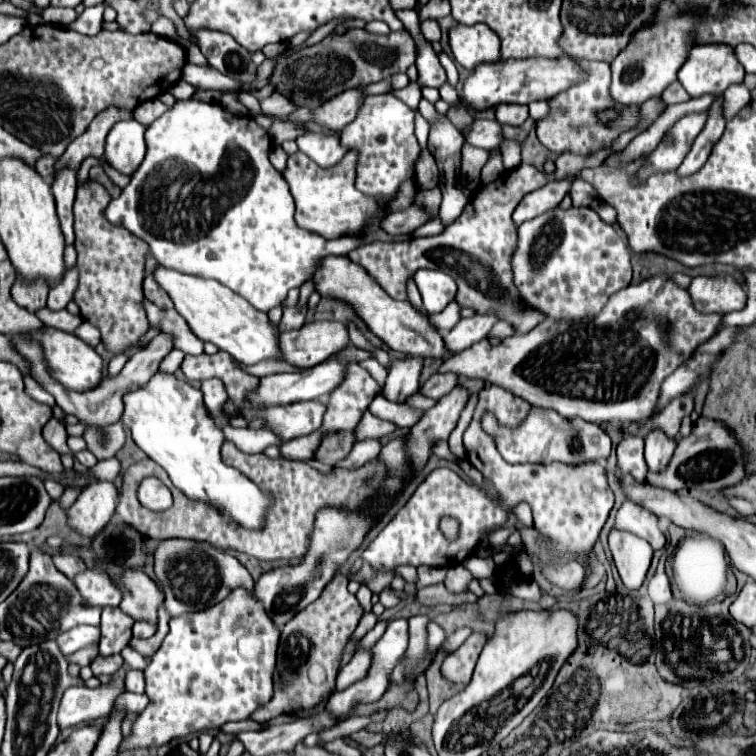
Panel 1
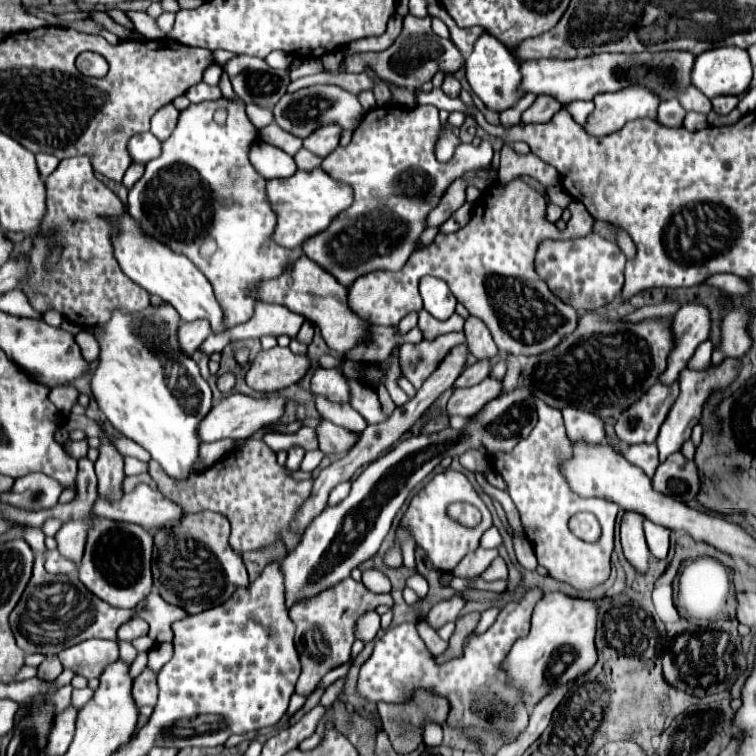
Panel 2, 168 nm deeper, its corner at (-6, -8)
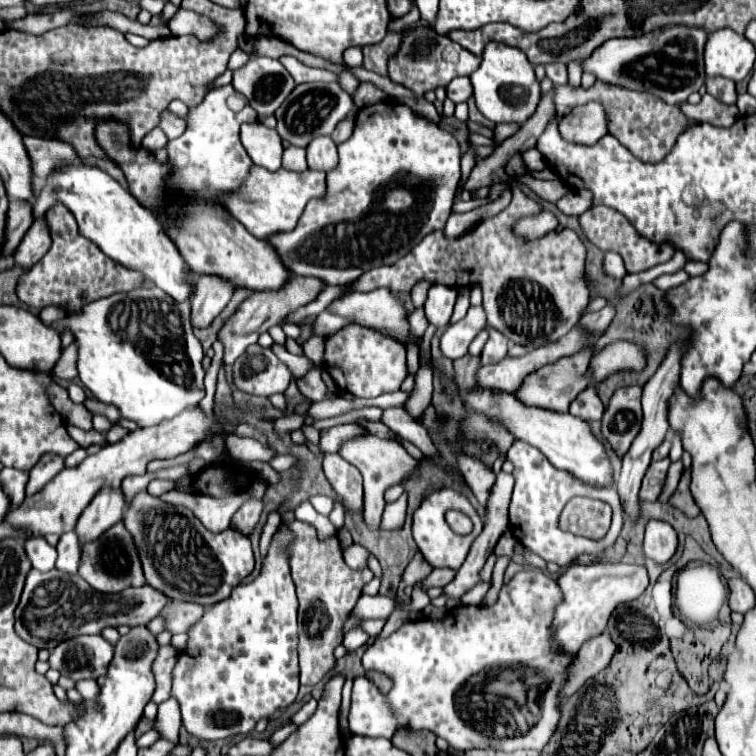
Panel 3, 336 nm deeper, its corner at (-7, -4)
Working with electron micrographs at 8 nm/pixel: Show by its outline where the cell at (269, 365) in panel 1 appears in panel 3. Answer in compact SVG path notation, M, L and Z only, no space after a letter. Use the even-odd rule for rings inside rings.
M471 305L467 315L449 325L441 337L441 351L445 357L451 359L459 359L463 355L467 355L467 347L471 345L471 341L477 337L479 331L483 331L487 325L485 313L483 313L483 305Z

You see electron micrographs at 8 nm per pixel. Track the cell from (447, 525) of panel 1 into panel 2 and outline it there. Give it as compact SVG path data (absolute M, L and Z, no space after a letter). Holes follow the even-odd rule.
M478 549L474 553L468 553L460 563L458 567L454 569L454 575L460 575L460 577L478 577L482 575L490 563L498 557L498 549Z

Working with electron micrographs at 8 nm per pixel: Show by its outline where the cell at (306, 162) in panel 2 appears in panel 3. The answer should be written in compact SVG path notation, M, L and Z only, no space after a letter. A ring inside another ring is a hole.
M287 147L283 151L283 167L291 169L291 171L305 171L307 169L307 161L305 161L305 149L301 147Z

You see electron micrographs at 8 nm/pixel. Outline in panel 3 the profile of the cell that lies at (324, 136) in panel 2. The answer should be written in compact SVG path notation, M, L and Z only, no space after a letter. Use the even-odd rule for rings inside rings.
M317 137L307 145L307 165L309 169L319 169L329 173L337 165L337 145L331 137Z

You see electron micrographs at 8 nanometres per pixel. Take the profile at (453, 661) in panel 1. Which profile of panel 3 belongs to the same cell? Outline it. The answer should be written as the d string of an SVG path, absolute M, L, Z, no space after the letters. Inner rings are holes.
M529 567L501 587L495 605L459 605L447 613L445 621L423 617L405 623L387 639L373 641L363 655L363 667L387 673L393 679L393 689L385 695L367 677L355 679L349 709L351 733L391 739L395 729L403 725L407 729L429 729L437 737L447 739L455 751L493 747L511 753L519 749L543 749L557 729L563 705L559 689L567 679L567 669L575 661L575 657L563 657L559 649L551 653L549 647L551 613L555 613L559 601L563 601L563 597L557 581L541 569Z

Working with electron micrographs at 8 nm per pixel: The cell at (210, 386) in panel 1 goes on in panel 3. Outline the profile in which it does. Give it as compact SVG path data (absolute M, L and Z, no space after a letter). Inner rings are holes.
M295 277L295 281L291 281L291 285L283 285L279 293L253 293L251 297L247 297L217 333L217 341L223 343L223 361L227 365L233 365L233 361L239 355L243 355L251 343L257 343L257 337L263 331L287 319L289 313L293 313L295 309L309 305L321 293L321 289L323 289L323 281L319 281L317 277Z

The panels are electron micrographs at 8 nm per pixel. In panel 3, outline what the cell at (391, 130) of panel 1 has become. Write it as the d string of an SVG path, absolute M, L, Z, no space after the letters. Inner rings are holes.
M369 105L357 113L353 135L339 145L339 165L327 175L327 197L323 201L309 201L299 225L291 233L275 233L275 237L267 239L279 249L279 257L287 261L291 273L319 277L325 285L353 283L367 269L393 265L427 233L445 227L451 215L453 193L461 179L459 159L461 153L455 137L439 125L415 117L407 105Z

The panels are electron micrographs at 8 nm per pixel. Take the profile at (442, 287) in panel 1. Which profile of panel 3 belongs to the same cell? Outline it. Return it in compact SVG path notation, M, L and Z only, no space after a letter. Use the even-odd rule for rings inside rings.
M433 285L429 289L427 301L425 301L425 313L431 325L435 325L437 329L443 329L449 325L451 313L453 313L453 305L455 305L455 289L447 287L447 285Z

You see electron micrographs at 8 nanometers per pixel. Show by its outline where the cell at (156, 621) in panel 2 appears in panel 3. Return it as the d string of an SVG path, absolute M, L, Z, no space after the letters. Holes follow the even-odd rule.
M169 603L163 609L163 617L167 617L167 629L171 633L185 633L191 625L195 625L195 621L199 621L199 617L203 617L205 607L203 605L195 605L195 603Z

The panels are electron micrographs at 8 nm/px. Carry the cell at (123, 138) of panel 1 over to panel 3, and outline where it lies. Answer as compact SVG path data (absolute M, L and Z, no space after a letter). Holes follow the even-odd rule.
M155 127L151 133L147 133L143 137L143 145L147 149L151 149L151 151L157 151L157 149L161 149L161 147L167 145L167 137L165 137L165 133L159 127Z

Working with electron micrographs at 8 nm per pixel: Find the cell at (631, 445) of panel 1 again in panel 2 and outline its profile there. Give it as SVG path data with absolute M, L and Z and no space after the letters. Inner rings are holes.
M654 443L652 445L630 445L626 447L624 457L636 467L640 467L648 477L652 477L658 467L658 449Z

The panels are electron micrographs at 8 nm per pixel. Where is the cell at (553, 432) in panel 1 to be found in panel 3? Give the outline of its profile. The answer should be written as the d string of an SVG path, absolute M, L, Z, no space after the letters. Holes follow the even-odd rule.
M587 387L583 393L579 393L573 399L573 403L569 407L569 413L575 415L575 417L581 417L585 421L591 421L591 419L599 421L601 415L603 415L603 409L605 407L603 407L603 403L601 403L601 399L597 395L597 389L595 387Z

